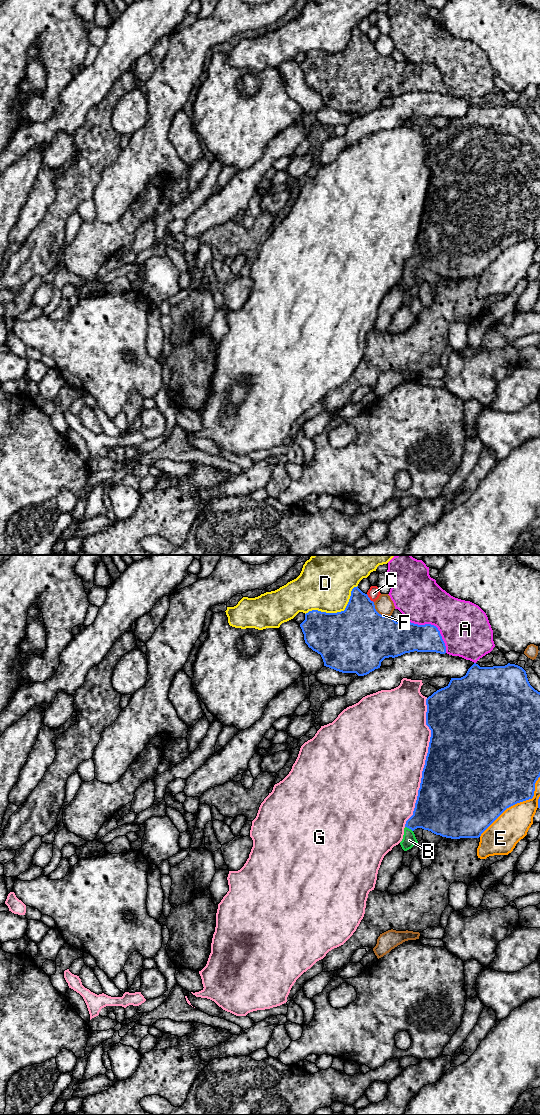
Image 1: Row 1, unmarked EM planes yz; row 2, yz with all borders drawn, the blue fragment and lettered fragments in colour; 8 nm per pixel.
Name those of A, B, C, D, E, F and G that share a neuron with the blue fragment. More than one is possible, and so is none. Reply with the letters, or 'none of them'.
B

